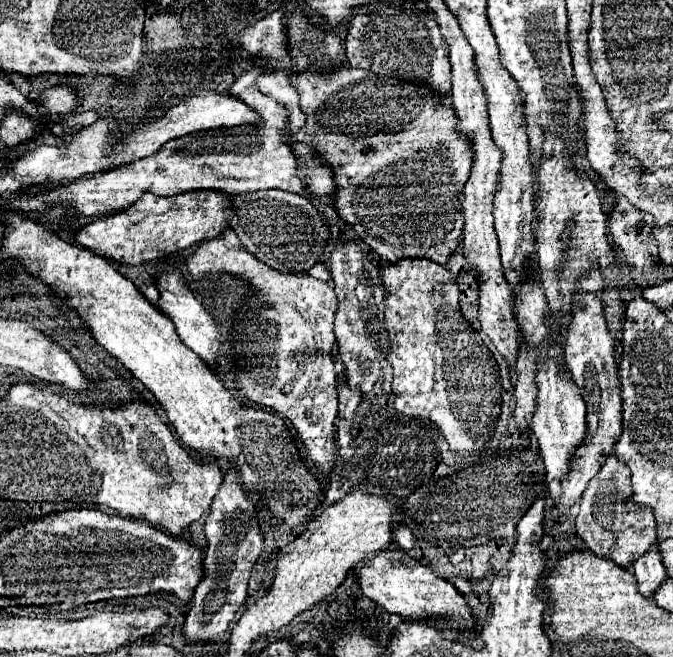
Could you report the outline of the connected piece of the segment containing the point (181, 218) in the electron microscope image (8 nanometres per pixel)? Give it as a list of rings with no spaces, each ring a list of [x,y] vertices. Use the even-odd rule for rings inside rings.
[[[190,191],[176,197],[144,193],[128,209],[84,225],[74,233],[74,239],[104,259],[114,259],[120,265],[138,265],[218,237],[228,227],[230,205],[230,197],[220,191]]]

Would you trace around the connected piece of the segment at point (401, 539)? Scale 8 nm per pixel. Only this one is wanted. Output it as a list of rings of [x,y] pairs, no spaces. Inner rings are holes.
[[[404,525],[396,527],[394,537],[396,537],[396,543],[398,543],[406,553],[410,553],[410,551],[414,549],[414,545],[416,545],[416,541],[414,541],[414,537],[412,537],[412,531],[410,531],[408,527],[404,527]]]

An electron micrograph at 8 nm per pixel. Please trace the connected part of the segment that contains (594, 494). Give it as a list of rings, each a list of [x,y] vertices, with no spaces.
[[[608,455],[602,469],[588,483],[580,511],[576,517],[576,535],[600,557],[606,557],[620,567],[626,567],[636,559],[636,555],[644,555],[652,543],[656,543],[656,521],[650,509],[638,507],[632,501],[632,485],[628,467],[616,459],[616,455]]]

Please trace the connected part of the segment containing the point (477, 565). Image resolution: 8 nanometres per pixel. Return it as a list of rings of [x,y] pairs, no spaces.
[[[480,547],[482,553],[476,553],[472,557],[472,567],[474,567],[474,575],[472,575],[472,581],[478,583],[482,581],[484,573],[488,571],[488,559],[490,559],[490,547]]]

